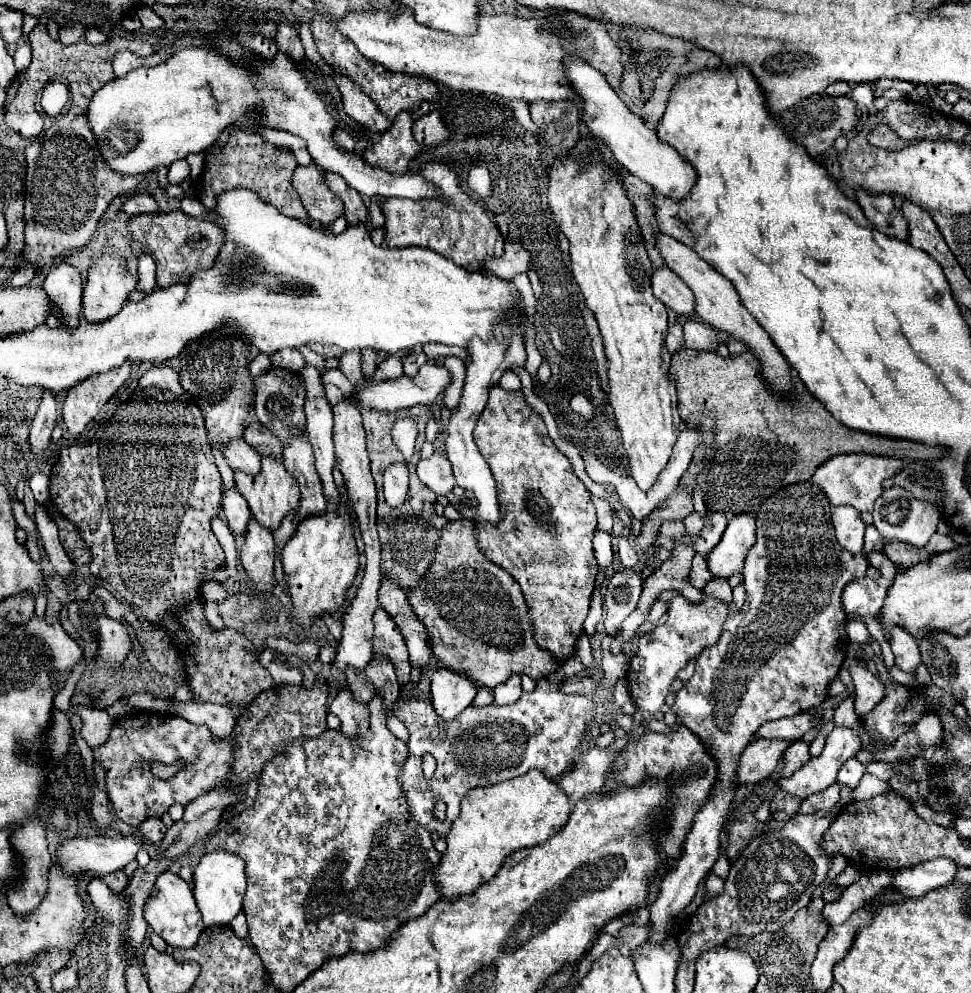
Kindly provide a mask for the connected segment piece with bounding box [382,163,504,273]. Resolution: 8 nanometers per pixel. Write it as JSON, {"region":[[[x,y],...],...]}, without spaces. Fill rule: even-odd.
{"region":[[[428,163],[420,171],[422,177],[436,183],[444,195],[440,201],[412,201],[412,199],[388,199],[384,207],[386,215],[386,247],[426,247],[432,249],[446,259],[452,259],[466,271],[482,271],[484,261],[490,257],[500,257],[504,253],[504,237],[494,227],[494,223],[488,219],[486,211],[480,203],[474,203],[462,189],[460,181],[454,169],[440,165],[440,163]]]}

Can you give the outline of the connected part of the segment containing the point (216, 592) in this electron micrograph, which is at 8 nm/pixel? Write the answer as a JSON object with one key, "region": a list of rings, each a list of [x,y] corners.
{"region":[[[208,581],[208,583],[204,583],[202,593],[204,593],[204,599],[214,601],[214,603],[222,603],[222,601],[228,599],[229,596],[228,591],[223,585],[216,581]]]}

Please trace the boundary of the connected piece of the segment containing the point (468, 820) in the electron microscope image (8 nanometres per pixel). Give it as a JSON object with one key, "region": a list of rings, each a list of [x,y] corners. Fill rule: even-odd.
{"region":[[[528,771],[522,777],[468,791],[462,799],[460,817],[452,823],[446,837],[448,849],[436,871],[436,883],[440,883],[438,887],[444,899],[474,893],[480,883],[490,881],[496,875],[510,853],[542,845],[548,837],[556,835],[560,827],[564,827],[568,815],[568,797],[558,783],[550,781],[540,771]]]}

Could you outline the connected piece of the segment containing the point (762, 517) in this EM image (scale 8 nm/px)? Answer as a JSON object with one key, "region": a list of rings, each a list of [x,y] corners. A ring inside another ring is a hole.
{"region":[[[804,481],[804,483],[796,483],[796,485],[788,485],[784,489],[780,489],[776,495],[772,495],[758,511],[756,515],[756,543],[754,547],[748,551],[746,555],[746,561],[744,561],[744,571],[742,571],[742,577],[744,577],[744,587],[748,589],[748,595],[746,595],[746,603],[742,607],[740,613],[730,613],[726,623],[724,623],[724,631],[720,635],[720,643],[716,643],[716,647],[706,647],[704,653],[700,653],[696,657],[696,671],[692,675],[690,681],[686,681],[682,685],[682,689],[676,693],[676,699],[674,699],[674,705],[672,705],[672,711],[678,715],[678,721],[682,725],[686,725],[688,729],[692,729],[692,733],[706,745],[708,753],[712,755],[712,759],[716,759],[716,767],[718,767],[718,777],[716,777],[716,787],[712,789],[712,799],[708,799],[708,803],[696,813],[694,817],[694,823],[692,823],[692,829],[690,833],[686,835],[686,841],[684,841],[684,849],[682,849],[682,857],[676,861],[674,869],[664,877],[662,885],[660,885],[660,895],[656,899],[656,903],[650,907],[650,925],[652,925],[652,931],[650,931],[650,943],[662,943],[666,939],[666,927],[668,927],[668,921],[672,921],[676,917],[676,913],[680,913],[682,909],[686,909],[686,905],[694,899],[694,893],[696,893],[696,887],[700,883],[702,877],[706,877],[712,869],[712,865],[716,863],[716,859],[720,857],[720,829],[724,827],[724,821],[728,817],[728,811],[730,811],[730,803],[734,799],[734,791],[738,787],[736,783],[736,763],[740,759],[740,751],[744,751],[744,747],[750,743],[752,735],[756,733],[756,729],[766,723],[766,721],[776,721],[776,719],[782,719],[782,717],[790,717],[790,715],[796,715],[800,711],[808,711],[812,707],[818,707],[820,703],[824,703],[824,699],[828,697],[828,685],[838,677],[838,671],[846,659],[846,649],[848,649],[848,633],[846,633],[846,613],[842,609],[842,603],[840,603],[840,597],[842,597],[842,589],[846,587],[848,581],[854,581],[854,579],[862,579],[866,577],[866,569],[868,569],[868,561],[866,561],[866,555],[860,553],[860,555],[852,555],[848,553],[844,547],[840,547],[840,543],[836,541],[834,537],[834,527],[832,527],[832,521],[830,521],[830,505],[828,505],[828,499],[824,497],[822,489],[818,485],[814,485],[812,481]]]}

